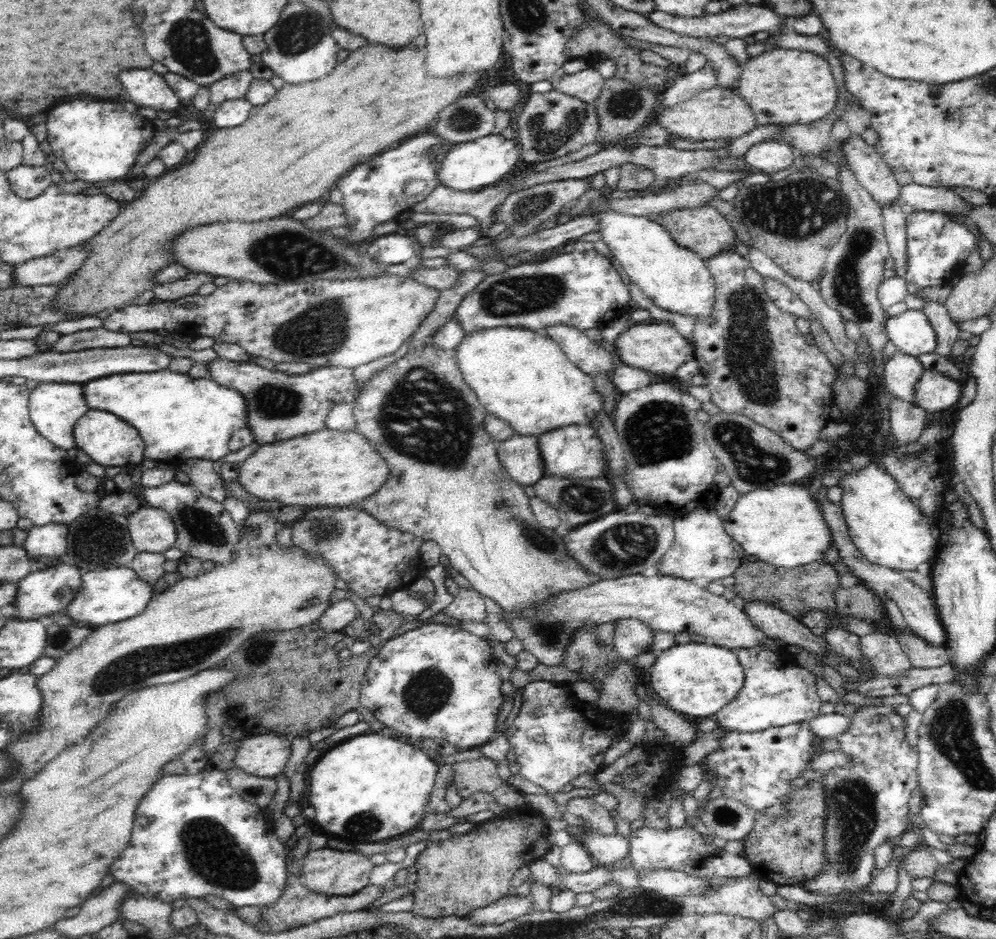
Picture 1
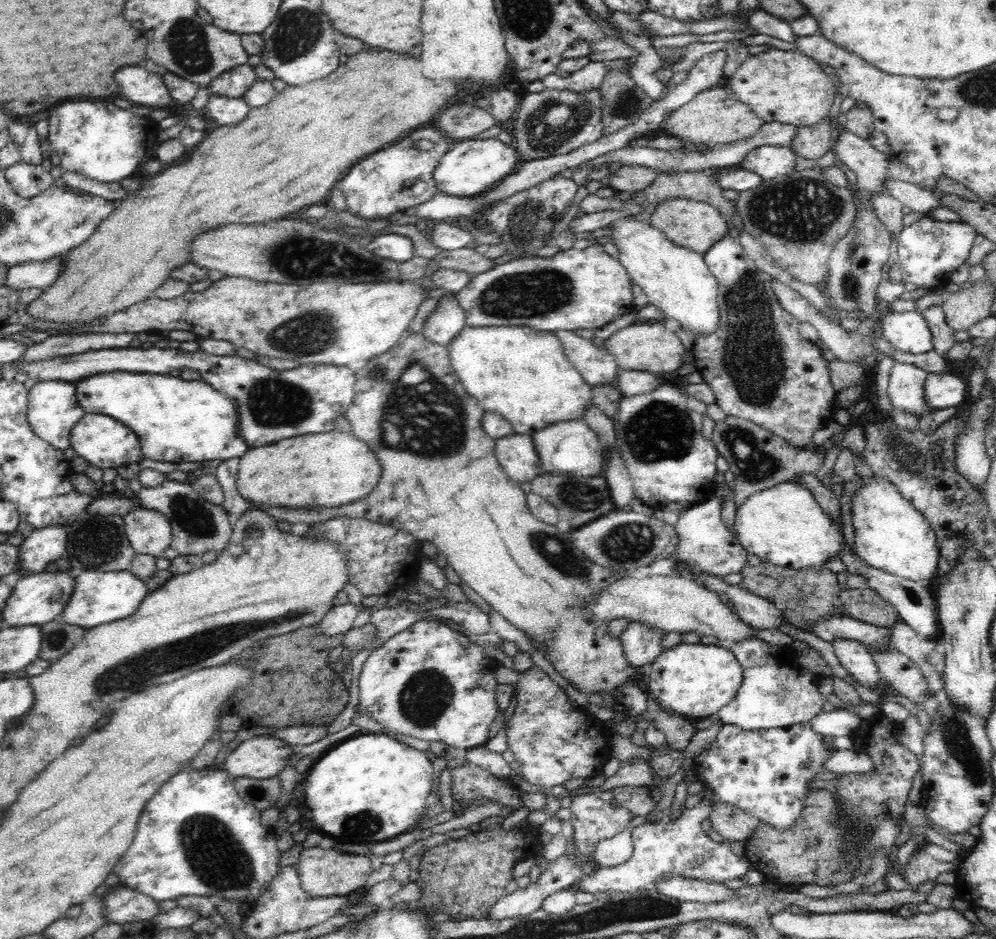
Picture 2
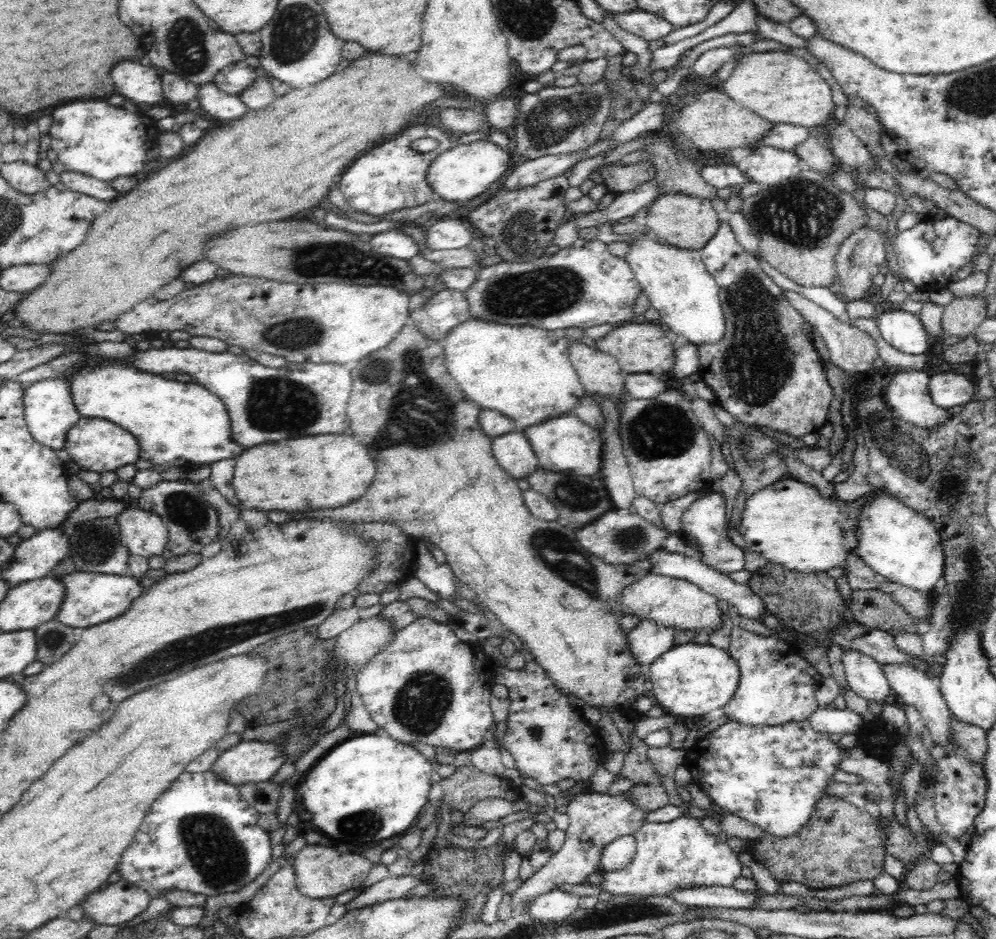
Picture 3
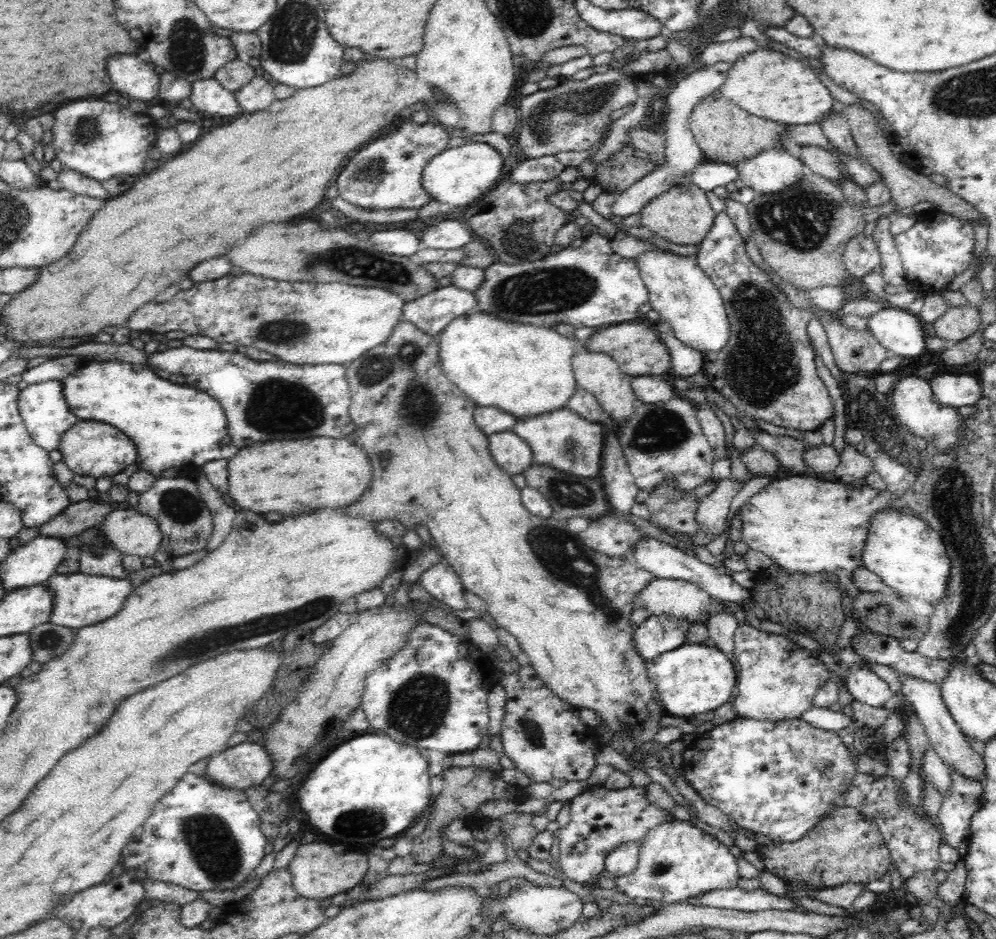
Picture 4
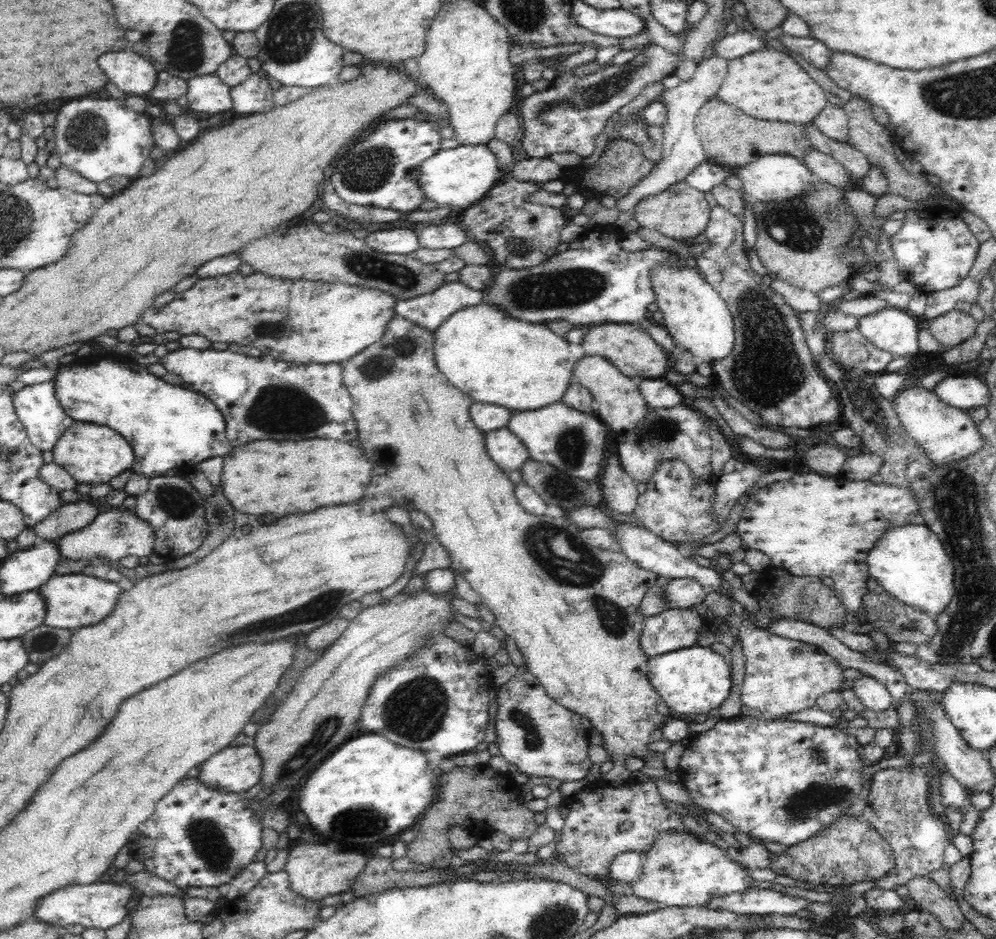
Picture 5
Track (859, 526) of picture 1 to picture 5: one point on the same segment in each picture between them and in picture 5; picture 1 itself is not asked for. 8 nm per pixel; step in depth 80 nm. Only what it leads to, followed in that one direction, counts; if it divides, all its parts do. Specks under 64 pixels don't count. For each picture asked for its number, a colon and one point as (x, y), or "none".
2: (891, 535)
3: (898, 543)
4: (903, 550)
5: (910, 563)

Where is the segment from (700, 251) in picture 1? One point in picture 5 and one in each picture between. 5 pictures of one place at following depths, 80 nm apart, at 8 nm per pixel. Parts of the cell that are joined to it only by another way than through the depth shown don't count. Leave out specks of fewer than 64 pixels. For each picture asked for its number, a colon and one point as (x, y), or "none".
2: (697, 225)
3: (688, 222)
4: (682, 214)
5: (681, 212)

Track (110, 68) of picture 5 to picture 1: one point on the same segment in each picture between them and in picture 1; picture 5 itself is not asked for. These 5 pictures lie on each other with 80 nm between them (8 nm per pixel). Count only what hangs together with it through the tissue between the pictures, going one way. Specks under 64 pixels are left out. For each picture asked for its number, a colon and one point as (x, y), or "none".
1: (146, 88)
2: (138, 85)
3: (142, 84)
4: (136, 79)

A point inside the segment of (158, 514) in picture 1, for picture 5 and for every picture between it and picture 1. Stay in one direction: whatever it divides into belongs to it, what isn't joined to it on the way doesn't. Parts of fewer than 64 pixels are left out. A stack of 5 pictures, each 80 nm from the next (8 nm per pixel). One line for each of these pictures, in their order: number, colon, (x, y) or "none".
2: (149, 532)
3: (143, 533)
4: (132, 533)
5: (113, 535)

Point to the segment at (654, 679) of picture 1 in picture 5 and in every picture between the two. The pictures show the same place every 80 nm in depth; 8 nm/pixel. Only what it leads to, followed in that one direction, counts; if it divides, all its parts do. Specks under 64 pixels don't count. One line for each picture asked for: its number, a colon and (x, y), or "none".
2: (696, 680)
3: (690, 680)
4: (695, 678)
5: (694, 680)

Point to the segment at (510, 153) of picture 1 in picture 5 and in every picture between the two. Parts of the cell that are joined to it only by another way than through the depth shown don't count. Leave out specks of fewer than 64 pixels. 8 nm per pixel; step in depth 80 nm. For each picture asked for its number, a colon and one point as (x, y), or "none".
2: (470, 167)
3: (461, 173)
4: (458, 176)
5: (460, 176)

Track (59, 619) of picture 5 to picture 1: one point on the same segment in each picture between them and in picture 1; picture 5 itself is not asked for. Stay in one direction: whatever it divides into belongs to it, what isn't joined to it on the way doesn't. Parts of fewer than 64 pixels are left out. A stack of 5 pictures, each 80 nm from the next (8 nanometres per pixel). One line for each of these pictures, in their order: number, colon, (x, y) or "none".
1: (108, 596)
2: (97, 597)
3: (90, 597)
4: (80, 599)

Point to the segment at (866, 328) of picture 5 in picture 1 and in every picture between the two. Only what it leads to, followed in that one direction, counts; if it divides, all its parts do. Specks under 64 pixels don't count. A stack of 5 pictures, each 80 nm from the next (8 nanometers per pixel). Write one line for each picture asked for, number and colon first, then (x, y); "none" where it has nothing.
1: (911, 333)
2: (908, 331)
3: (904, 331)
4: (903, 334)

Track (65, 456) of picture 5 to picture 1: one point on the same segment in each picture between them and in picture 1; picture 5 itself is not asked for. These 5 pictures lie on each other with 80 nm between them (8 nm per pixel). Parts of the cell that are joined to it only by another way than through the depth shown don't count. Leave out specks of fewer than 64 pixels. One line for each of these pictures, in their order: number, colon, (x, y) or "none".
1: (110, 441)
2: (105, 443)
3: (95, 444)
4: (96, 449)

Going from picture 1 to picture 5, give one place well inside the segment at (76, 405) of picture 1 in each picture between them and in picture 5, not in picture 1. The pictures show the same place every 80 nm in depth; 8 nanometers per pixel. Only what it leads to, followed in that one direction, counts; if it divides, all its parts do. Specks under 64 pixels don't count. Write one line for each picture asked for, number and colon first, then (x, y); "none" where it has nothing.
2: (52, 410)
3: (50, 413)
4: (44, 410)
5: (36, 406)

